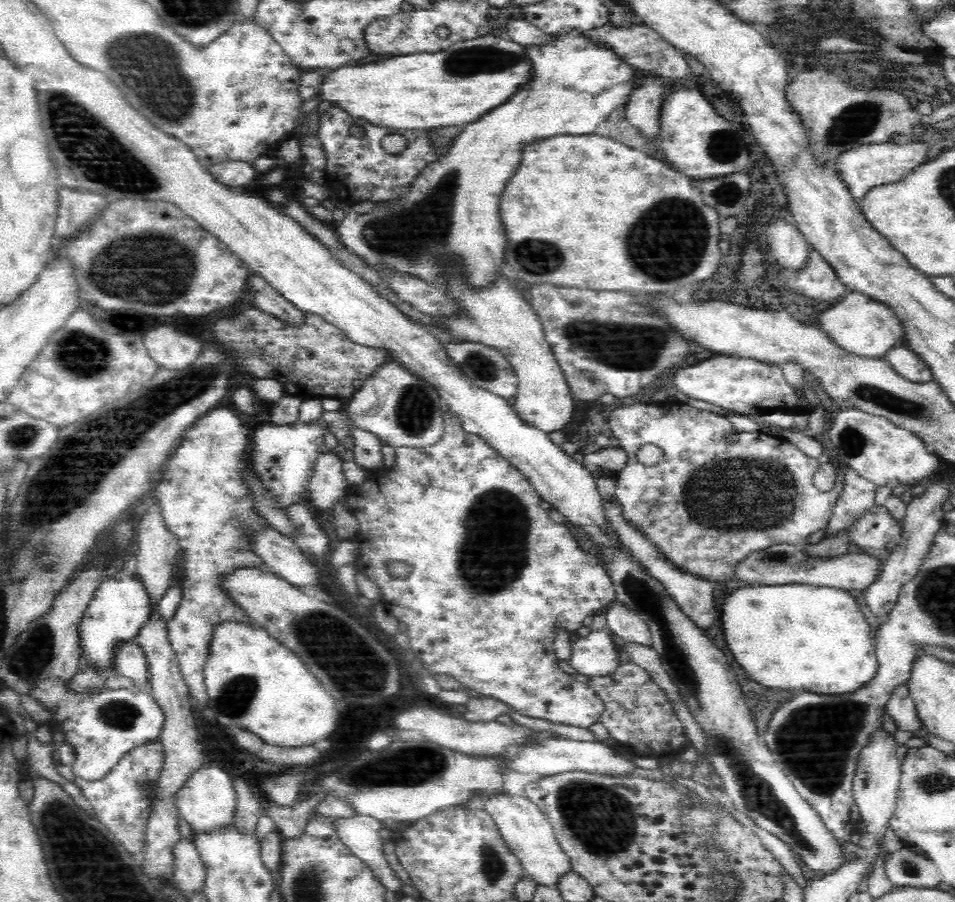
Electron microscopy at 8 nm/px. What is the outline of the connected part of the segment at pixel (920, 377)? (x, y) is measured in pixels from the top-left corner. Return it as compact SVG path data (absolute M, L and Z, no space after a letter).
M905 344L893 346L892 350L888 350L888 353L882 356L882 359L908 381L918 383L934 381L935 375L932 374L931 368Z

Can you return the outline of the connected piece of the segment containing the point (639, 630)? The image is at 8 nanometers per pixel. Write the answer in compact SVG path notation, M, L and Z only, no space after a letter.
M611 604L606 610L607 627L612 634L619 636L625 642L636 645L650 646L651 633L644 619L628 606Z

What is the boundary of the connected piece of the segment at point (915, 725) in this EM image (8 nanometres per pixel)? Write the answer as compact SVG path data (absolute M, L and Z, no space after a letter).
M904 683L898 686L887 700L888 714L894 719L896 728L900 731L922 730L924 726L920 720L918 711L908 692L908 685Z

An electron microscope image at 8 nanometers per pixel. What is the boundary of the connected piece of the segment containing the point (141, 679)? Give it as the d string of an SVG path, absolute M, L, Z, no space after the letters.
M128 642L114 651L114 672L130 679L135 691L150 691L148 661L142 647L136 642Z

